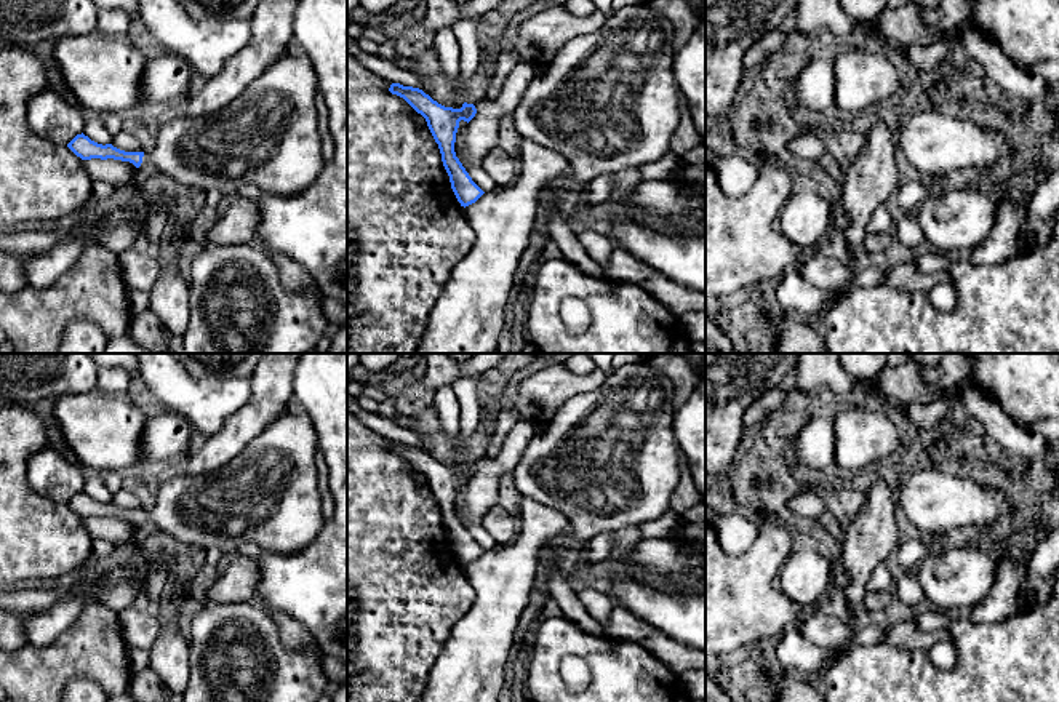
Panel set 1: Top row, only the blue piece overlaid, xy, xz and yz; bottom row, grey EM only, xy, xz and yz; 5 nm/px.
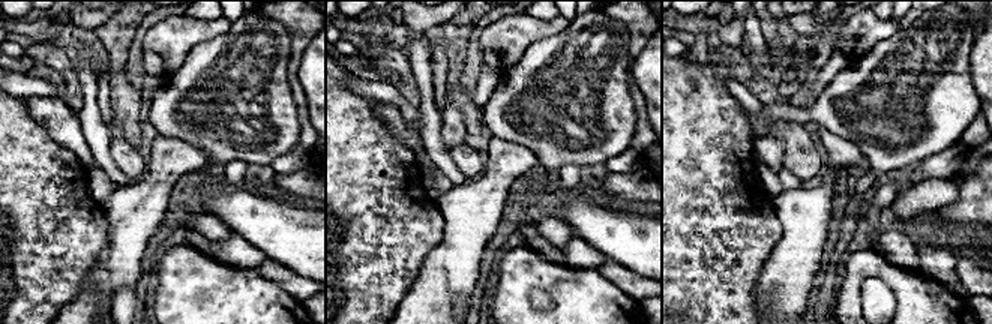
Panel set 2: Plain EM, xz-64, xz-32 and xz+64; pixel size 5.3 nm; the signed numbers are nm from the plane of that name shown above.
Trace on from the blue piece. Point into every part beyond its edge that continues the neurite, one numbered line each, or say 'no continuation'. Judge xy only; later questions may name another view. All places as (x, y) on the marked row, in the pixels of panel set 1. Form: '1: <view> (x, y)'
1: xy (267, 138)

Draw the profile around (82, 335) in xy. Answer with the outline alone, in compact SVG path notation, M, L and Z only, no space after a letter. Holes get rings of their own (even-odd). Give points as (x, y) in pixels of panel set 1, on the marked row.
M70 320L61 336L61 353L104 353L109 336L94 320Z

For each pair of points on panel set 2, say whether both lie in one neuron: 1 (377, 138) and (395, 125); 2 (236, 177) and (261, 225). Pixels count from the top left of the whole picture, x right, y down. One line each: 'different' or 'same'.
1: different
2: different

